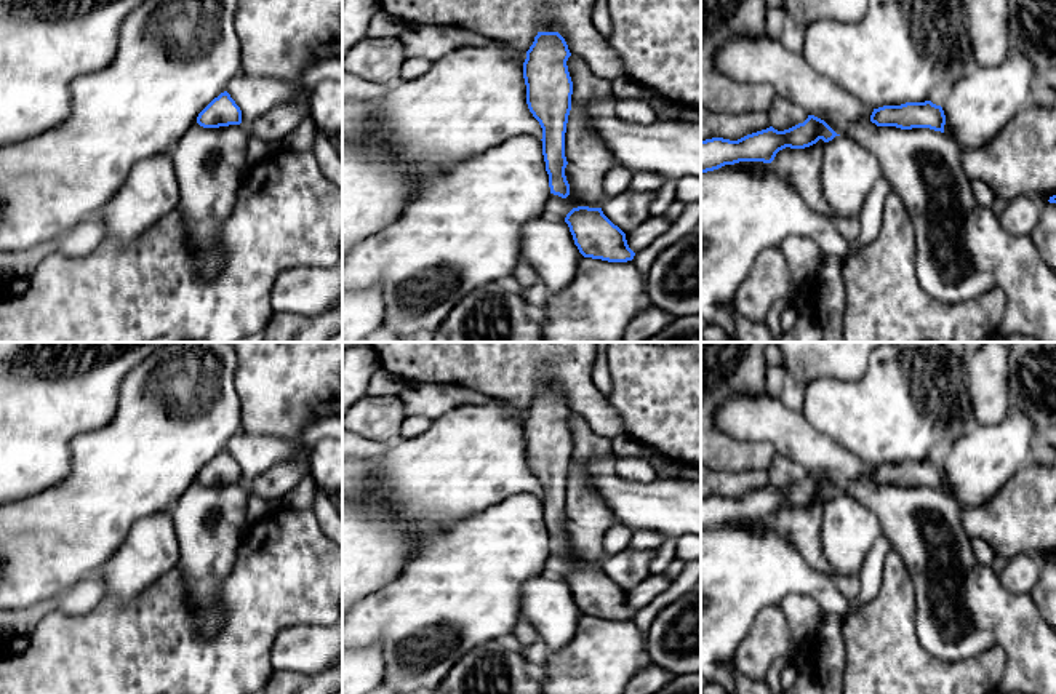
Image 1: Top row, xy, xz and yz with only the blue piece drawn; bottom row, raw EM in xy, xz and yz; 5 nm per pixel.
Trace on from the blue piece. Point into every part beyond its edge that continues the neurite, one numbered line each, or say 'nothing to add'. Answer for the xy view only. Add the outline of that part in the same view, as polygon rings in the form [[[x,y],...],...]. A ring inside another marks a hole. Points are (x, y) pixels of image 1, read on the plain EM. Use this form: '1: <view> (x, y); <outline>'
nothing to add

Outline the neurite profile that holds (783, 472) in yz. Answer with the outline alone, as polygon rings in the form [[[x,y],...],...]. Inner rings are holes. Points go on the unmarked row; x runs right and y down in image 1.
[[[774,454],[771,467],[768,469],[770,481],[774,488],[784,489],[808,477],[808,472],[797,462]]]

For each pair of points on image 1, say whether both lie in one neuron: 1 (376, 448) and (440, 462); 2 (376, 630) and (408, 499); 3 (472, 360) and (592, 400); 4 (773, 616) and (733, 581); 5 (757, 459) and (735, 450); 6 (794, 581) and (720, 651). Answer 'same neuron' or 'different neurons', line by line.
1: different neurons
2: different neurons
3: same neuron
4: different neurons
5: same neuron
6: same neuron

